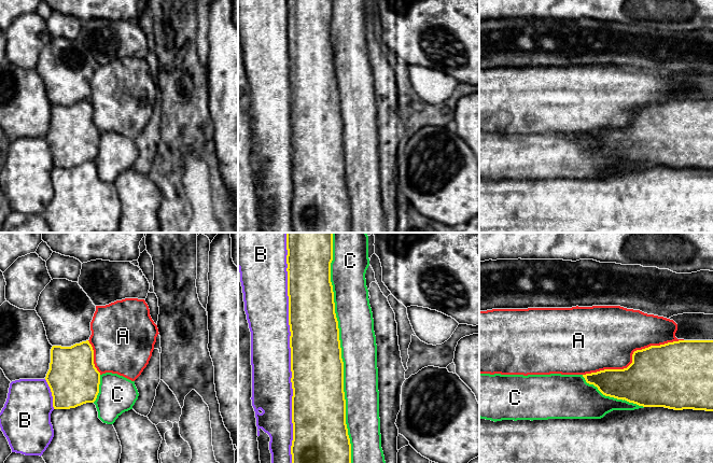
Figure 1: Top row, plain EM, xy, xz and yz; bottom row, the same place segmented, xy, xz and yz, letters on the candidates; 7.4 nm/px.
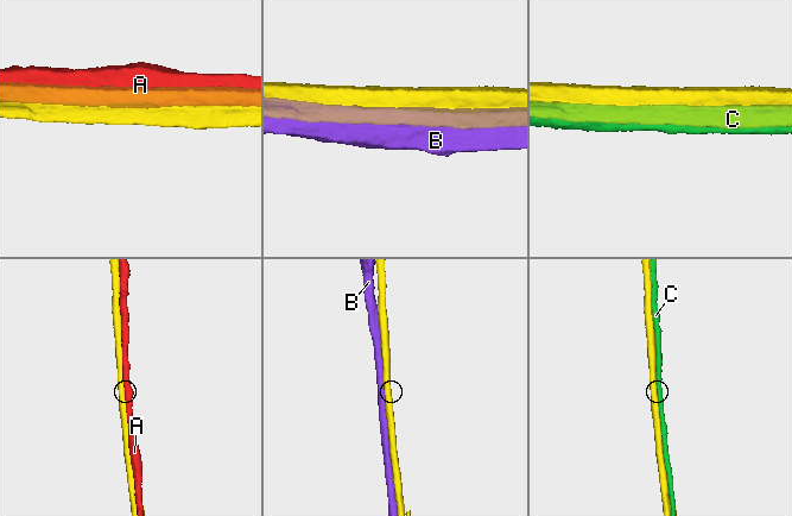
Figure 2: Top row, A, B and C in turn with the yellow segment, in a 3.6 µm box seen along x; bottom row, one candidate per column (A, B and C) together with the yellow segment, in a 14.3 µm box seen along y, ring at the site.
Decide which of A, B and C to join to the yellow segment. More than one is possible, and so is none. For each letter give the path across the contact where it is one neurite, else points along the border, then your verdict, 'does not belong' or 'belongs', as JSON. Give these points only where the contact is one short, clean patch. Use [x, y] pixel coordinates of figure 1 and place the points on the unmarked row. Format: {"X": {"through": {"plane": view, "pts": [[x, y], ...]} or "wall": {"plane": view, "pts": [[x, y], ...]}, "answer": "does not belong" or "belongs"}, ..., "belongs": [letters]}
{"A": {"answer": "does not belong"}, "B": {"answer": "does not belong"}, "C": {"answer": "does not belong"}, "belongs": []}

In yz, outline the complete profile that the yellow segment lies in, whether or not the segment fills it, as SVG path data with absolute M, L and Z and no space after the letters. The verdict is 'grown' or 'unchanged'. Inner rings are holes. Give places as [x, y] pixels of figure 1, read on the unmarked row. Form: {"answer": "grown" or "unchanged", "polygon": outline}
{"answer": "unchanged", "polygon": "M679 99L637 109L632 122L624 128L604 128L583 134L605 155L625 158L643 166L665 166L674 169L713 170L713 99Z"}

